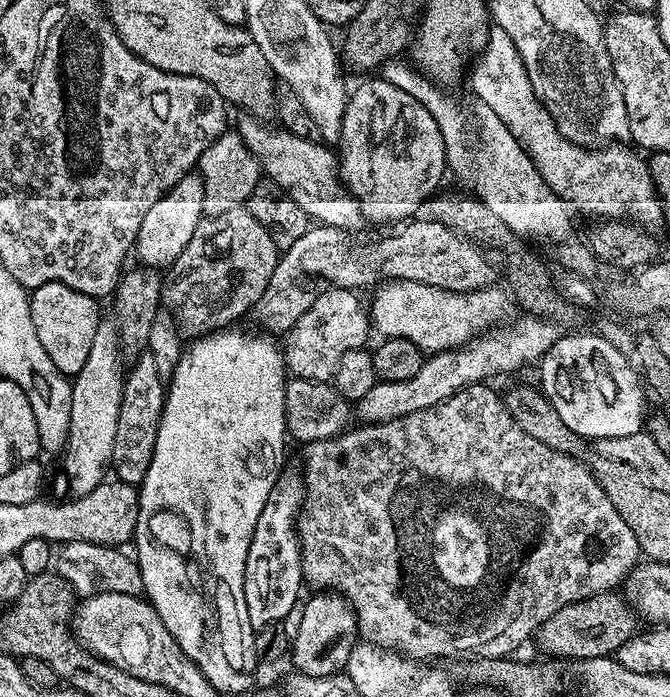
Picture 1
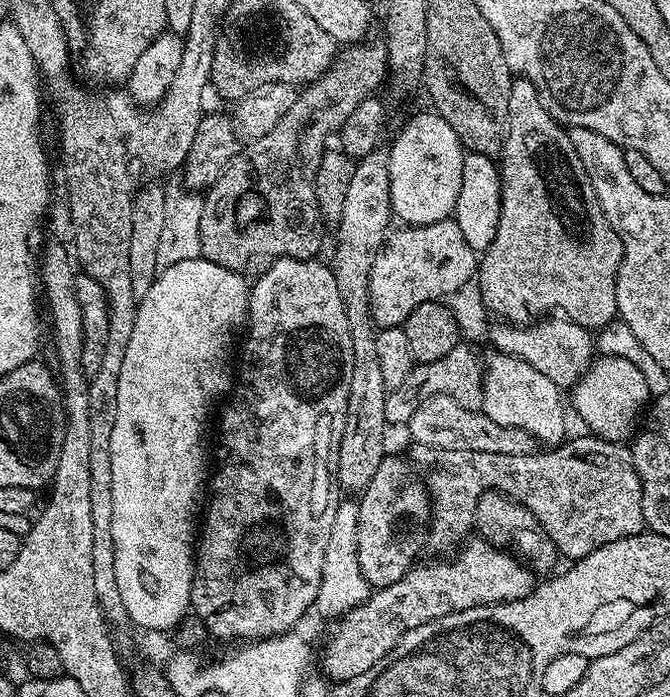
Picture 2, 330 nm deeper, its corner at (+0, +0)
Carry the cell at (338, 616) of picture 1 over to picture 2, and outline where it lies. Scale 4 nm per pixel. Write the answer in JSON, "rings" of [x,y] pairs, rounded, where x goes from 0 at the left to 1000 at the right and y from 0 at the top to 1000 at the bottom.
{"rings":[[[575,653],[564,667],[564,674],[534,712],[534,812],[540,815],[540,829],[557,845],[575,844],[594,829],[600,829],[609,816],[622,808],[621,796],[627,792],[627,779],[634,779],[636,759],[642,752],[642,719],[633,692],[618,676],[613,664],[597,654]]]}

